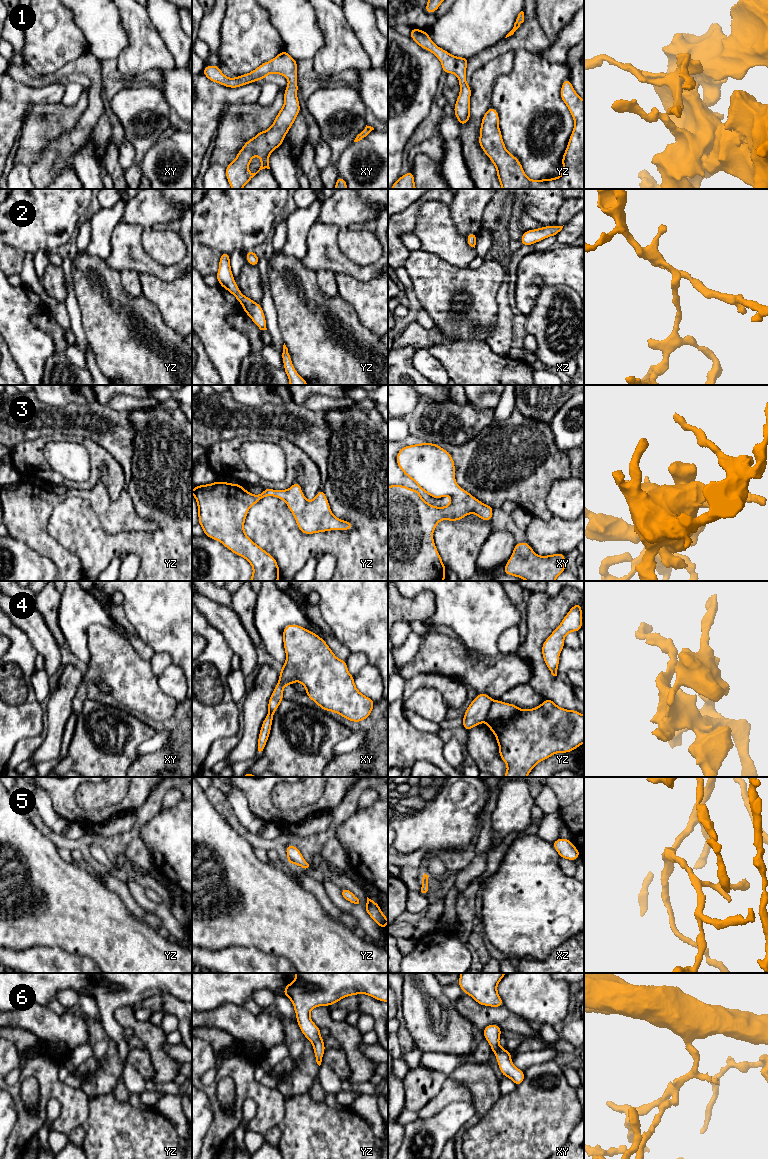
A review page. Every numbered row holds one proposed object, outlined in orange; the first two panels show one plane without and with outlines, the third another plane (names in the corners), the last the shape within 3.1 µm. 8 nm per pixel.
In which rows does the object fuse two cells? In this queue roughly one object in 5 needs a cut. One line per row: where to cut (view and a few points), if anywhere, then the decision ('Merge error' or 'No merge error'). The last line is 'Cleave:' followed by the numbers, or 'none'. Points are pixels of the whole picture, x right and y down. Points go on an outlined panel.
1: No split. No merge error
2: No split. No merge error
3: No split. No merge error
4: Split along yz (494, 701), (484, 720). Merge error
5: No split. No merge error
6: No split. No merge error
Cleave: 4

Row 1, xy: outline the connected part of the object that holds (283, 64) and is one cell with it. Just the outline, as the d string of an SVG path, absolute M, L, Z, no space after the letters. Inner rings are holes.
M285 50L275 58L267 61L250 73L228 78L219 65L205 66L202 73L211 81L228 88L238 88L243 85L264 79L270 73L276 73L289 80L284 93L284 105L278 112L273 124L266 131L260 131L249 139L238 152L234 161L226 168L226 178L232 189L242 189L260 170L270 169L269 156L274 149L280 147L284 137L288 134L295 118L300 113L300 104L297 98L297 61ZM258 155L261 166L256 173L248 171L253 156Z

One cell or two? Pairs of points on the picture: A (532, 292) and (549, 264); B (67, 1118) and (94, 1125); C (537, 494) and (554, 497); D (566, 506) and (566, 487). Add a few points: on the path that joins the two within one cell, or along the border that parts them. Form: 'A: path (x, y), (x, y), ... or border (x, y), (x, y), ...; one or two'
A: path (525, 284), (525, 281), (540, 266); one
B: border (90, 1100), (87, 1119), (80, 1126); two
C: border (562, 478), (553, 482), (546, 499), (554, 515); two
D: path (566, 501), (566, 492); one

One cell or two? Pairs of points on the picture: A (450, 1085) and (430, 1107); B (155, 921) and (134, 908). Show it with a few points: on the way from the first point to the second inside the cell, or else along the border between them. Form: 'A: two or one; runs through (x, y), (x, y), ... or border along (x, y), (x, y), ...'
A: one; runs through (448, 1091), (436, 1103)
B: one; runs through (150, 918), (139, 912)

